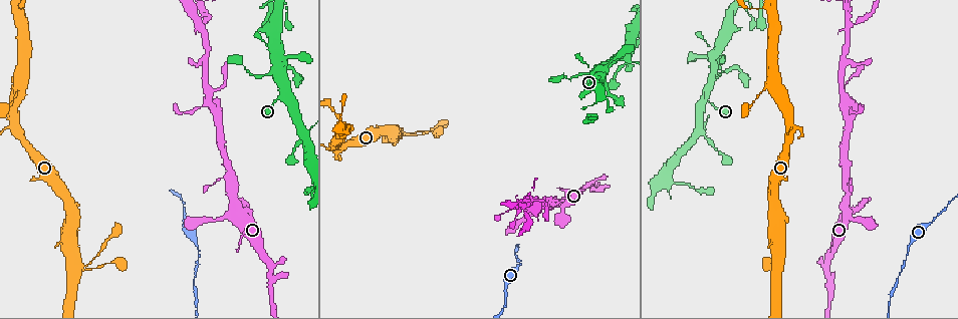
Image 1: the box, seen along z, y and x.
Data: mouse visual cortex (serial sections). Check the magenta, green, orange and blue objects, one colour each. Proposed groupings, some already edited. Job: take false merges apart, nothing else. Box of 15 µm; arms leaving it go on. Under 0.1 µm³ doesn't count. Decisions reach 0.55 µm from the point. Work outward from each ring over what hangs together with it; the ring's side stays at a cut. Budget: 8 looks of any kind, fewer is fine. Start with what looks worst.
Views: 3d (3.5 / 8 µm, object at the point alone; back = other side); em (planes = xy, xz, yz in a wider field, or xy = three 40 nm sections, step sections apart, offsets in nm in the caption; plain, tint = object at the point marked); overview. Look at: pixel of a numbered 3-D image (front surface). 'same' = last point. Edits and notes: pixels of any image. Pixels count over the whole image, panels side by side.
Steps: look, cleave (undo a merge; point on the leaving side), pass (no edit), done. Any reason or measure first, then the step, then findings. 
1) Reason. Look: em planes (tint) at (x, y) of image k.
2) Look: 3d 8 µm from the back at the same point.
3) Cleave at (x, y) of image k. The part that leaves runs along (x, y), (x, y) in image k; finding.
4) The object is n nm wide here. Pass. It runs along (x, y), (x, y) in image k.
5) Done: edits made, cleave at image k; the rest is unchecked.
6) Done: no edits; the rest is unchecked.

Calibre changes. Look: em xy step 5 (tint) at (518, 265) of image 1.

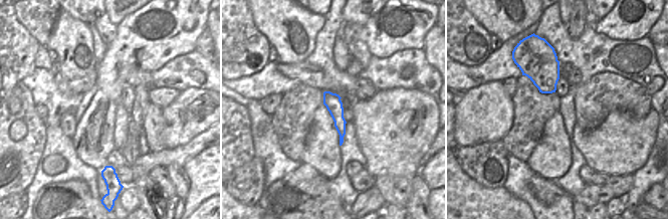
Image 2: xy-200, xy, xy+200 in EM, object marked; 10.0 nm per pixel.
See where the arms go. Look: 3d 3.5 µm at the same point.

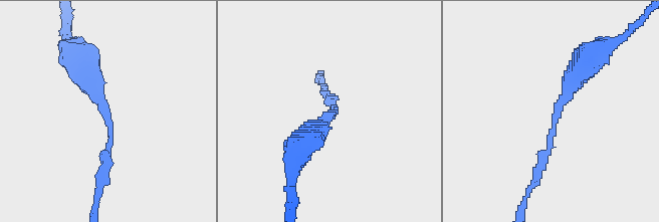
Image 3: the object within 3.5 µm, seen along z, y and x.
The object is 160 nm wide here. Pass. It runs along (583, 67), (555, 117), (536, 181) in image 3; one cell here.

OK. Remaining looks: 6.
Abrupt turn. Look: 3d 3.5 µm at (283, 99) of image 1.

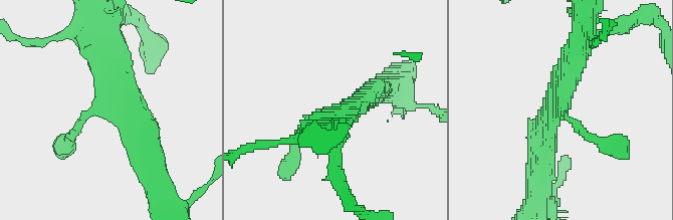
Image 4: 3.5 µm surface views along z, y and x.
Look: em xy step 2 (tint) at (329, 110) of image 4.

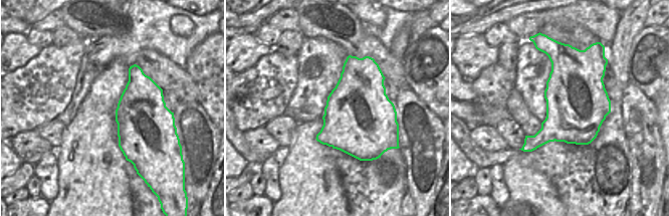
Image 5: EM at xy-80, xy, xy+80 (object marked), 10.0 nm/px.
Pass. Continuous, no second cell.

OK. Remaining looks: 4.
Arms part here. Look: 3d 3.5 µm at (697, 133) of image 1.

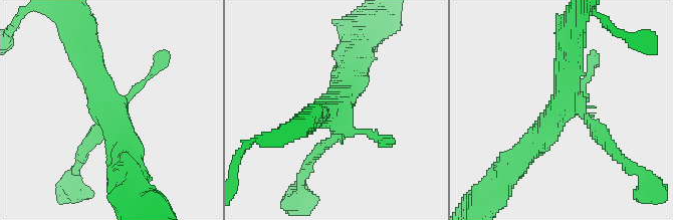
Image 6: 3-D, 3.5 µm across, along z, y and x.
Look: em xy step 3 (tint) at (108, 105) of image 6.

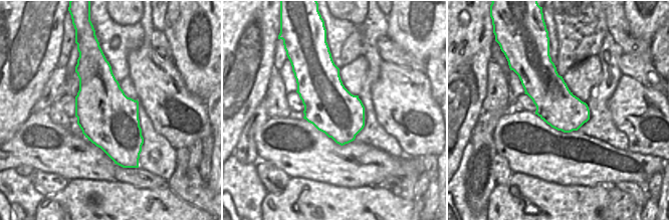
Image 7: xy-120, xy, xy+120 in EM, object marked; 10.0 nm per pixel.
The object is 500 nm wide here. Pass. It runs along (572, 45), (565, 103), (523, 156) in image 6; continuous, no second cell.

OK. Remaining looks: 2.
Done: no edits; the rest is unchecked.

